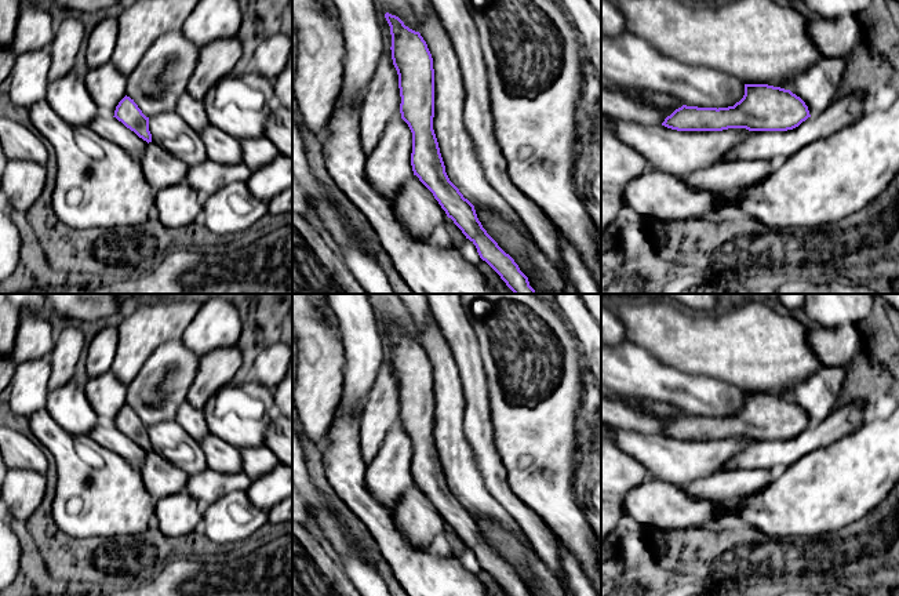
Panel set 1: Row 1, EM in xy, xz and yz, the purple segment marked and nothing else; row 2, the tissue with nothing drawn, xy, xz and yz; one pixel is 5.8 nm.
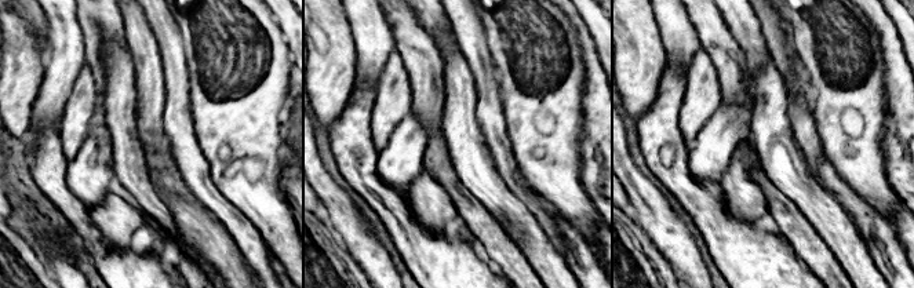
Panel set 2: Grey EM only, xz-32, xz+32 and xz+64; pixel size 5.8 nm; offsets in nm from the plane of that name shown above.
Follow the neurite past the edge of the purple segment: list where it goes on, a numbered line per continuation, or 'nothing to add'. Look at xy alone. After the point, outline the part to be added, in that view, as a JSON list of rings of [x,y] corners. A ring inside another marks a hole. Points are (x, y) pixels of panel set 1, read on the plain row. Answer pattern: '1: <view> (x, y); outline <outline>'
nothing to add

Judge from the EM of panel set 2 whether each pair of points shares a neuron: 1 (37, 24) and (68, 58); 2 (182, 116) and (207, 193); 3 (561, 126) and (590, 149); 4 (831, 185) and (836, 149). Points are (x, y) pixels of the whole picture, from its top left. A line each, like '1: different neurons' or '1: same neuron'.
1: different neurons
2: same neuron
3: different neurons
4: different neurons

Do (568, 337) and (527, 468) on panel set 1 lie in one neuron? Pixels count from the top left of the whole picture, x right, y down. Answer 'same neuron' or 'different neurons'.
same neuron

